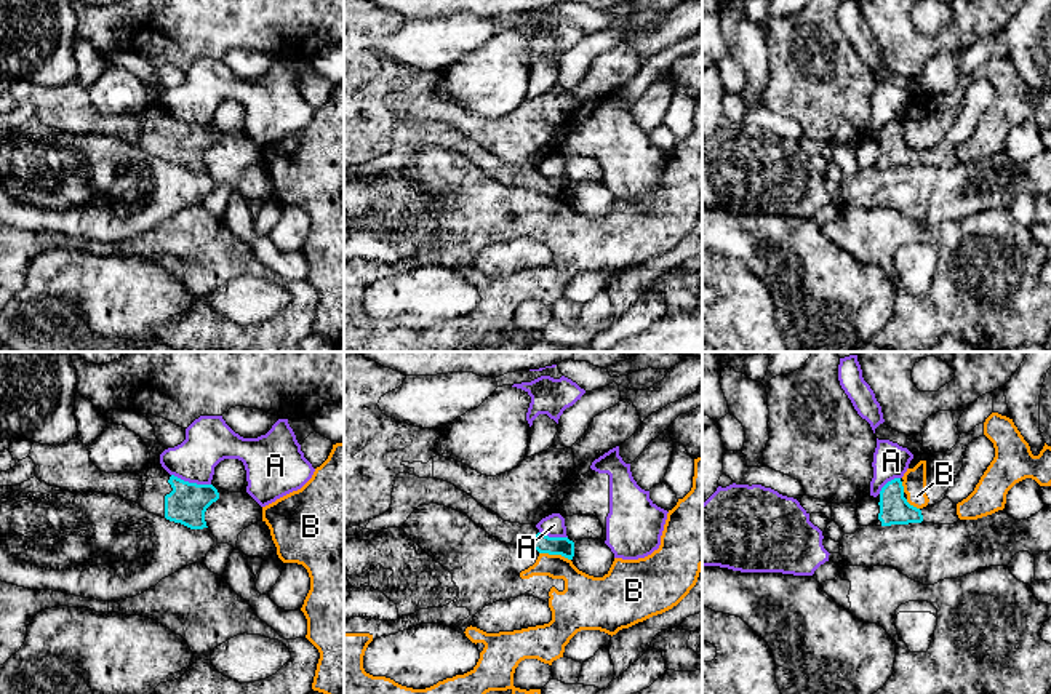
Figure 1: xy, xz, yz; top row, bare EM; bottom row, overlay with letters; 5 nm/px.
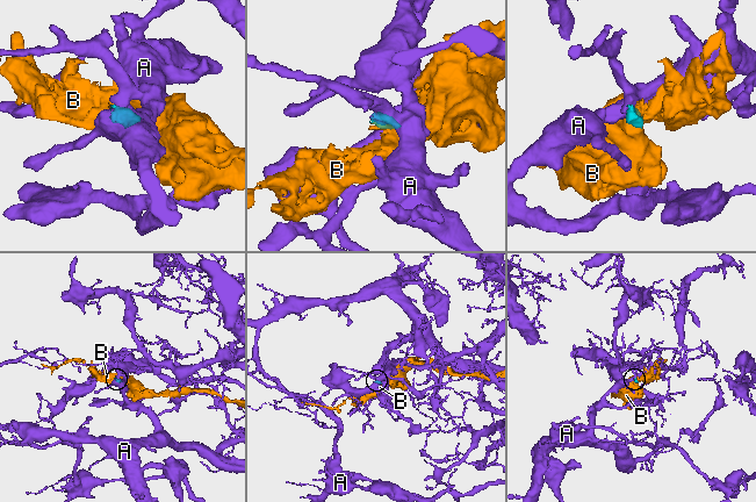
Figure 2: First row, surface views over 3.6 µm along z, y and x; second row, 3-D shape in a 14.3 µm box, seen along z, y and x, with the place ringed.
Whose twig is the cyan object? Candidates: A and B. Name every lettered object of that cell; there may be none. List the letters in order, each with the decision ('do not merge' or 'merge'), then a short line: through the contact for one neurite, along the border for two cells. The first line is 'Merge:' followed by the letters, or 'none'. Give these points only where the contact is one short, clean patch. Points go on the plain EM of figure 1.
Merge: none
A: do not merge; line xy (171, 115), (189, 123), (210, 127)
B: do not merge; line xz (539, 194), (563, 197), (570, 202)

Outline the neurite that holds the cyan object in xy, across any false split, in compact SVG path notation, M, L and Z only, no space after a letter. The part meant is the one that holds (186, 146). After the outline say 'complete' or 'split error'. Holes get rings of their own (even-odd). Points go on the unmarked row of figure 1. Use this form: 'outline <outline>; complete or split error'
outline M149 106L138 117L142 120L142 133L136 146L144 152L190 171L208 170L205 154L219 141L213 126L184 123L155 106Z; split error

